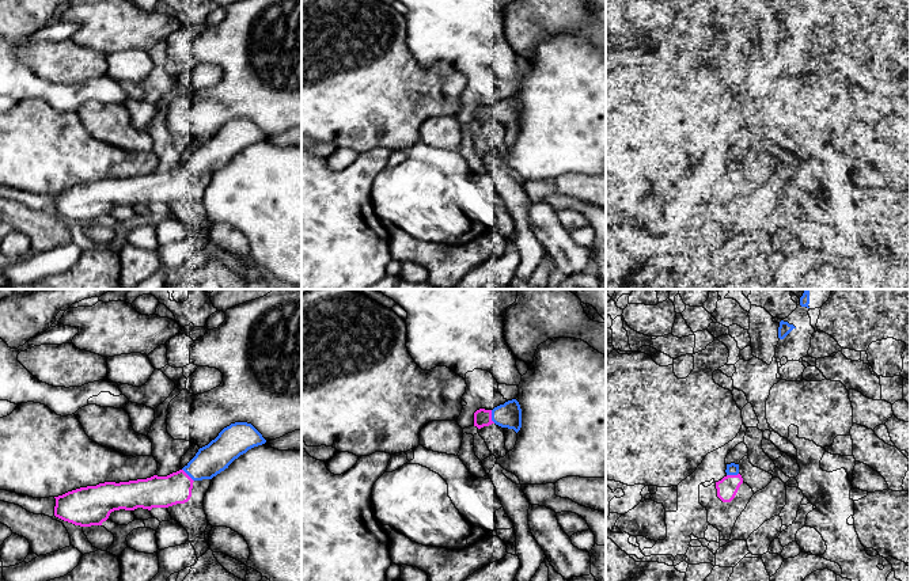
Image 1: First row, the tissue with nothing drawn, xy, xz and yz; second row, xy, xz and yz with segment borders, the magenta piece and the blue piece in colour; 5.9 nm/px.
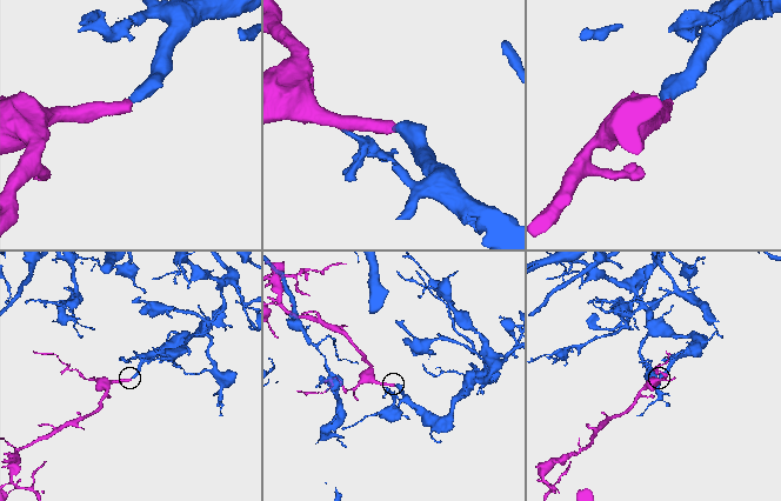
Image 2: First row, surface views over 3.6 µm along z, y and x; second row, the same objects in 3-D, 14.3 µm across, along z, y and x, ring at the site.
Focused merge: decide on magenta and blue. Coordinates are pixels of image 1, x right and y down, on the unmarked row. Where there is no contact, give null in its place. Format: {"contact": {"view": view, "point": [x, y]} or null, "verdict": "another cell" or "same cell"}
{"contact": {"view": "xz", "point": [490, 113]}, "verdict": "same cell"}

